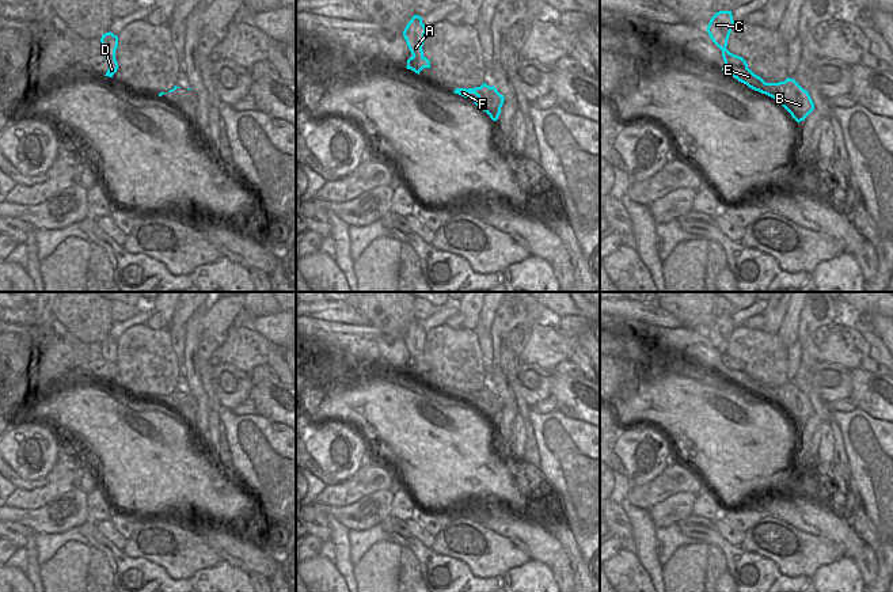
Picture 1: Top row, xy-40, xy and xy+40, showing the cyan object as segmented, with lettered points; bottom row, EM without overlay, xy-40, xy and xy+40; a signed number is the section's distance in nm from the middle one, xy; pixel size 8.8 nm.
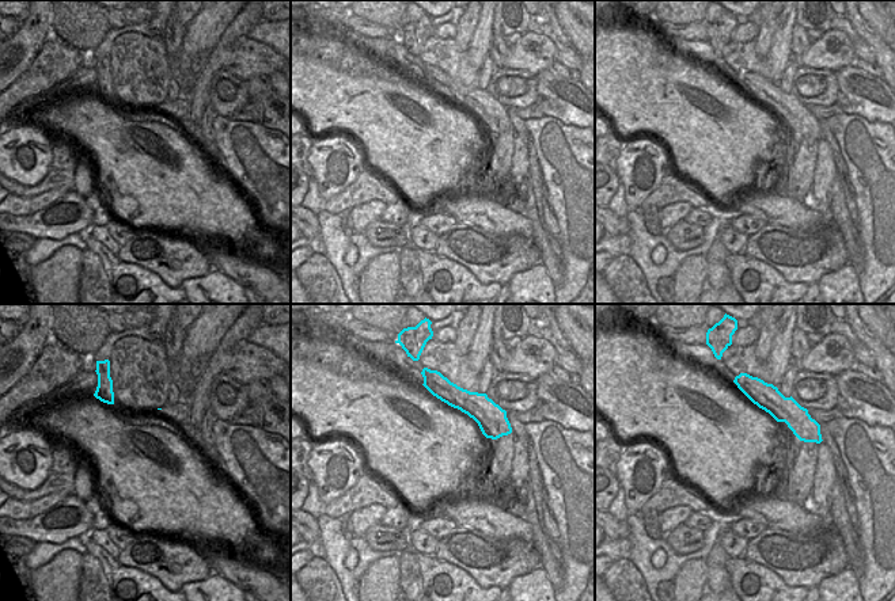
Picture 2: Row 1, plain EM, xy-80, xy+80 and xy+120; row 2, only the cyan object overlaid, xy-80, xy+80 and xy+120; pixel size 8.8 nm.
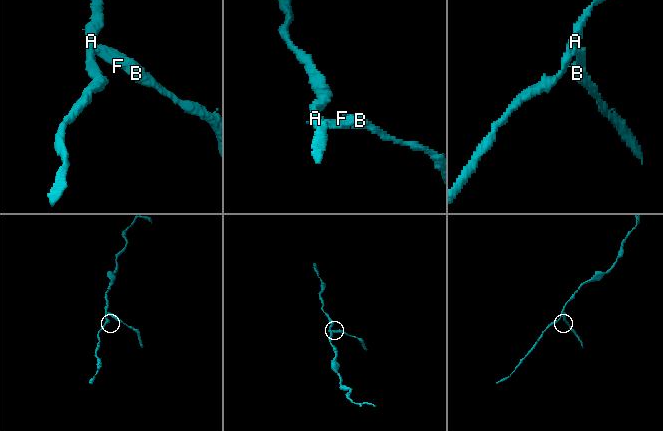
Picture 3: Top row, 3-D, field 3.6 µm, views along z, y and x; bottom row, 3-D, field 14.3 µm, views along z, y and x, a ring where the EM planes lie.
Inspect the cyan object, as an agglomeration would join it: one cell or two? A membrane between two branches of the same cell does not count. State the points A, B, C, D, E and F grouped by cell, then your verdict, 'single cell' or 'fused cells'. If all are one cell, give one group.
groups A C D / B E F; fused cells

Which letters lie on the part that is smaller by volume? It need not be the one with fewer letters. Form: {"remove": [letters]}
{"remove": ["B", "E", "F"]}

